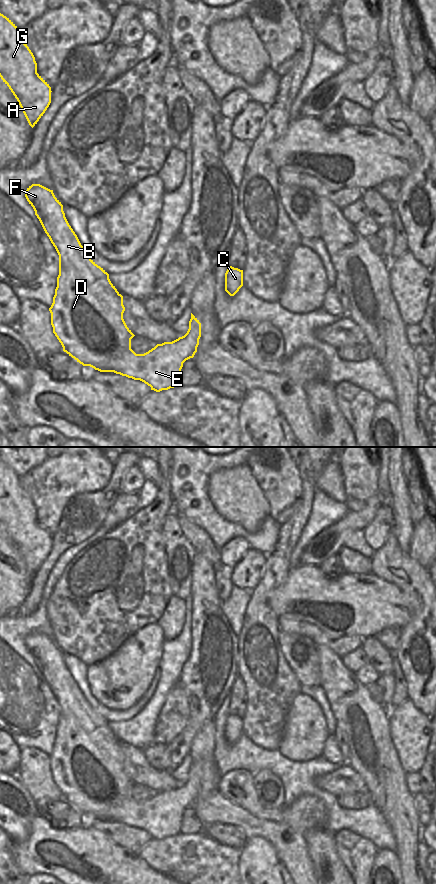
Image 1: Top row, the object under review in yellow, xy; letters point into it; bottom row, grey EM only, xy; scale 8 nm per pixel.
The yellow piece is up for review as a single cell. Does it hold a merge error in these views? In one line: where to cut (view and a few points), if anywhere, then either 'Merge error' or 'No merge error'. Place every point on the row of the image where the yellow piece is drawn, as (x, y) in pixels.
No split. No merge error.

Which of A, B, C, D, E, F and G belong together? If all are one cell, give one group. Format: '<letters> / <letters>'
A B C D E F G

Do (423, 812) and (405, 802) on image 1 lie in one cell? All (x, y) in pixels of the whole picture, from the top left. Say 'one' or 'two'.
two

